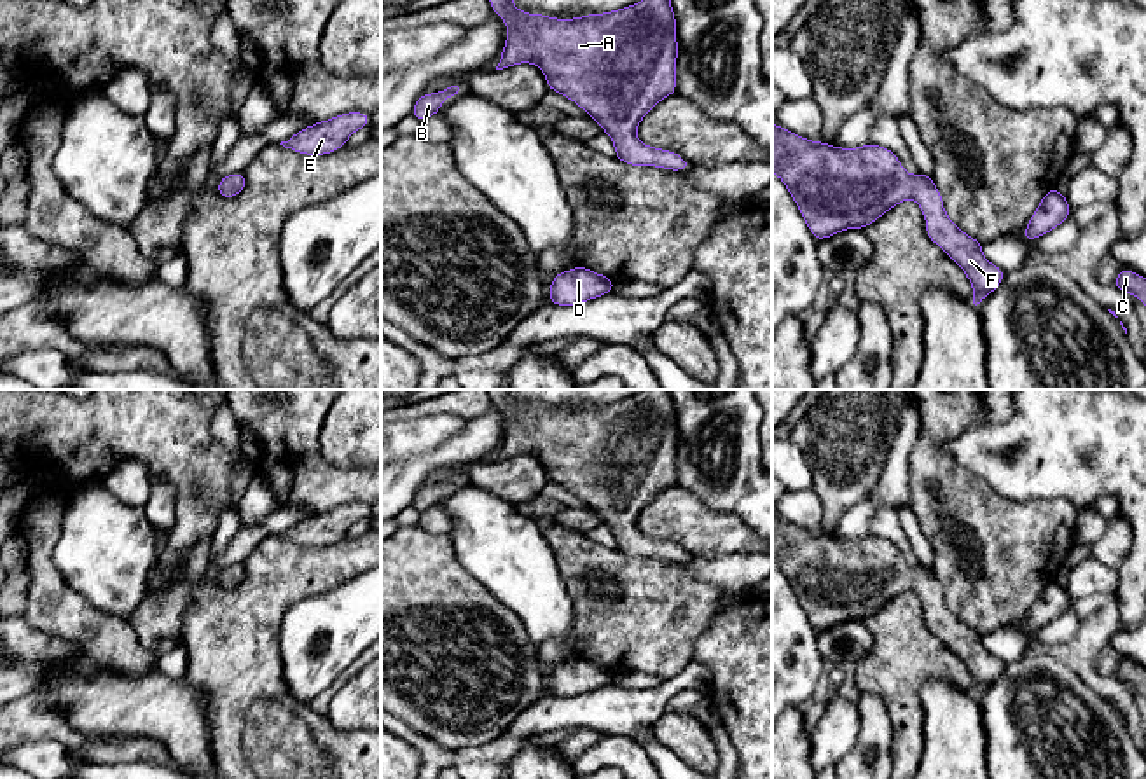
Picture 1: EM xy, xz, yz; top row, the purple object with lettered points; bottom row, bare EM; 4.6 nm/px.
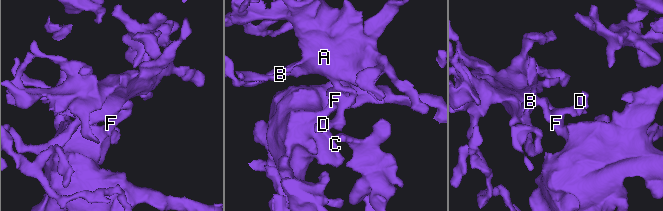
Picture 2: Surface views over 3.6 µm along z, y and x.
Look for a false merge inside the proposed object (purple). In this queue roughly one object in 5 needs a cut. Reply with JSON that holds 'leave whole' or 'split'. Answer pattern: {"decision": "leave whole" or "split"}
{"decision": "leave whole"}

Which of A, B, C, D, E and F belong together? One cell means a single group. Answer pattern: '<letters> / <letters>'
A B C D E F

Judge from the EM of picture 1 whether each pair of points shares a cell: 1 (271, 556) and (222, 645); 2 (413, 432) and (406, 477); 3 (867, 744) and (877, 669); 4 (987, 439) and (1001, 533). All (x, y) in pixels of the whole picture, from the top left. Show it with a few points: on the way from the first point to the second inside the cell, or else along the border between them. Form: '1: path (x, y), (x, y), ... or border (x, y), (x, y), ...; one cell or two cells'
1: path (271, 579), (271, 587), (243, 622); one cell
2: border (448, 439), (434, 449), (399, 460); two cells
3: border (860, 692), (870, 692), (881, 699), (893, 732); two cells
4: border (961, 467), (1012, 500), (1035, 500); two cells

